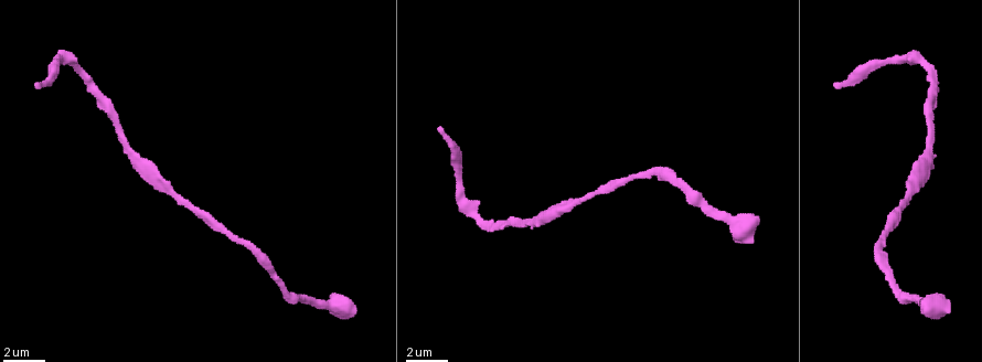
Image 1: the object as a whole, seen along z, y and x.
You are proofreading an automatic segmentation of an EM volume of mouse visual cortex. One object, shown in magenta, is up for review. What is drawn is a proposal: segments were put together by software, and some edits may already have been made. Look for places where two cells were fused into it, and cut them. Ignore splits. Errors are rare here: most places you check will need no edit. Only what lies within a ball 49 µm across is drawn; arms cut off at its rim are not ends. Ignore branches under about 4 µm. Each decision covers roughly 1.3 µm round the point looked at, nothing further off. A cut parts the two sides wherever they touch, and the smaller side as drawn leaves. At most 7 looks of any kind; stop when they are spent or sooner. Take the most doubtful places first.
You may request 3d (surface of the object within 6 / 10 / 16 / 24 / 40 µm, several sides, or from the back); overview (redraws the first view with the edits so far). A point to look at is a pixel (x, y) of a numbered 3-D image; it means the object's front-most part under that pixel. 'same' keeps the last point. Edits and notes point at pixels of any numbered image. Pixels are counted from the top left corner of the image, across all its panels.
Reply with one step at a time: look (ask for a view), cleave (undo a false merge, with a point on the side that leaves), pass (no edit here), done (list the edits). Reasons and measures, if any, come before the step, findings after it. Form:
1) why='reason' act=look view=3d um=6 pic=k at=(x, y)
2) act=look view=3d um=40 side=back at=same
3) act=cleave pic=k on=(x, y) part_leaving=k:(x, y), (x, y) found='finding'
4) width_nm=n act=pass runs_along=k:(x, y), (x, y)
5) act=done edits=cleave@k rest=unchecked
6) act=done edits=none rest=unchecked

act=look view=3d um=16 pic=1 at=(570, 205)

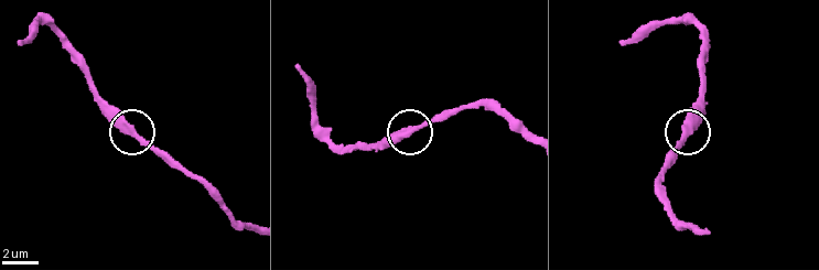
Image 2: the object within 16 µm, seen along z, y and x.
act=look view=3d um=6 at=same

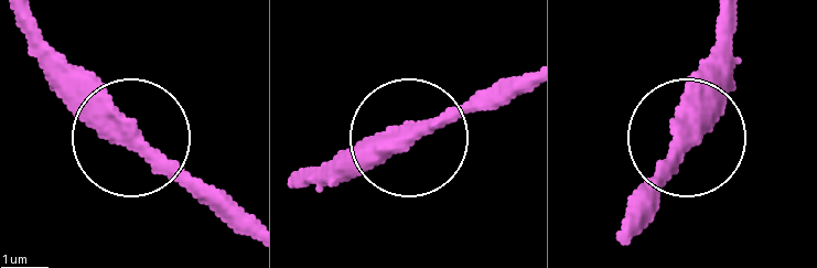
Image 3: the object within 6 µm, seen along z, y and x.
act=pass runs_along=3:(404, 127), (439, 127), (506, 79) found='all the same cell'

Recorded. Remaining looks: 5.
act=look view=3d um=10 pic=1 at=(315, 302)

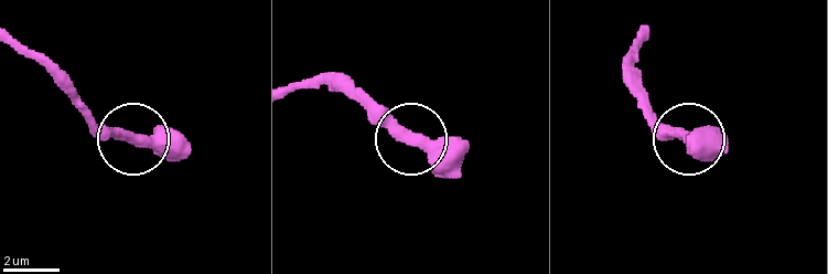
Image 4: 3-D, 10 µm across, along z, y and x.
act=pass found='all the same cell'

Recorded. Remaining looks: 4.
why='thick turns thin' act=look view=3d um=16 pic=1 at=(878, 246)

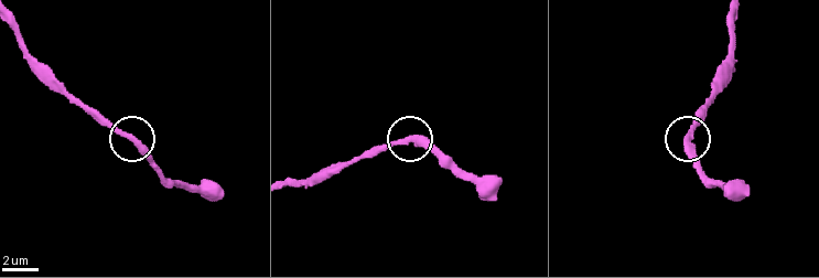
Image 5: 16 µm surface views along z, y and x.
act=look view=3d um=16 side=back at=same

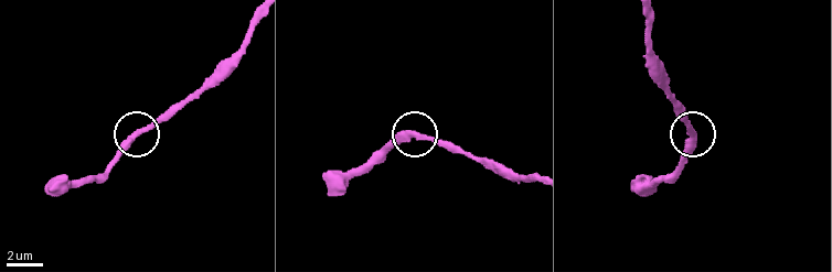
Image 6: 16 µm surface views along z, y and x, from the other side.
act=pass runs_along=6:(208, 80), (142, 128), (108, 162) found='all the same cell'

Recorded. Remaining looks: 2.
act=done edits=none rest=unchecked

